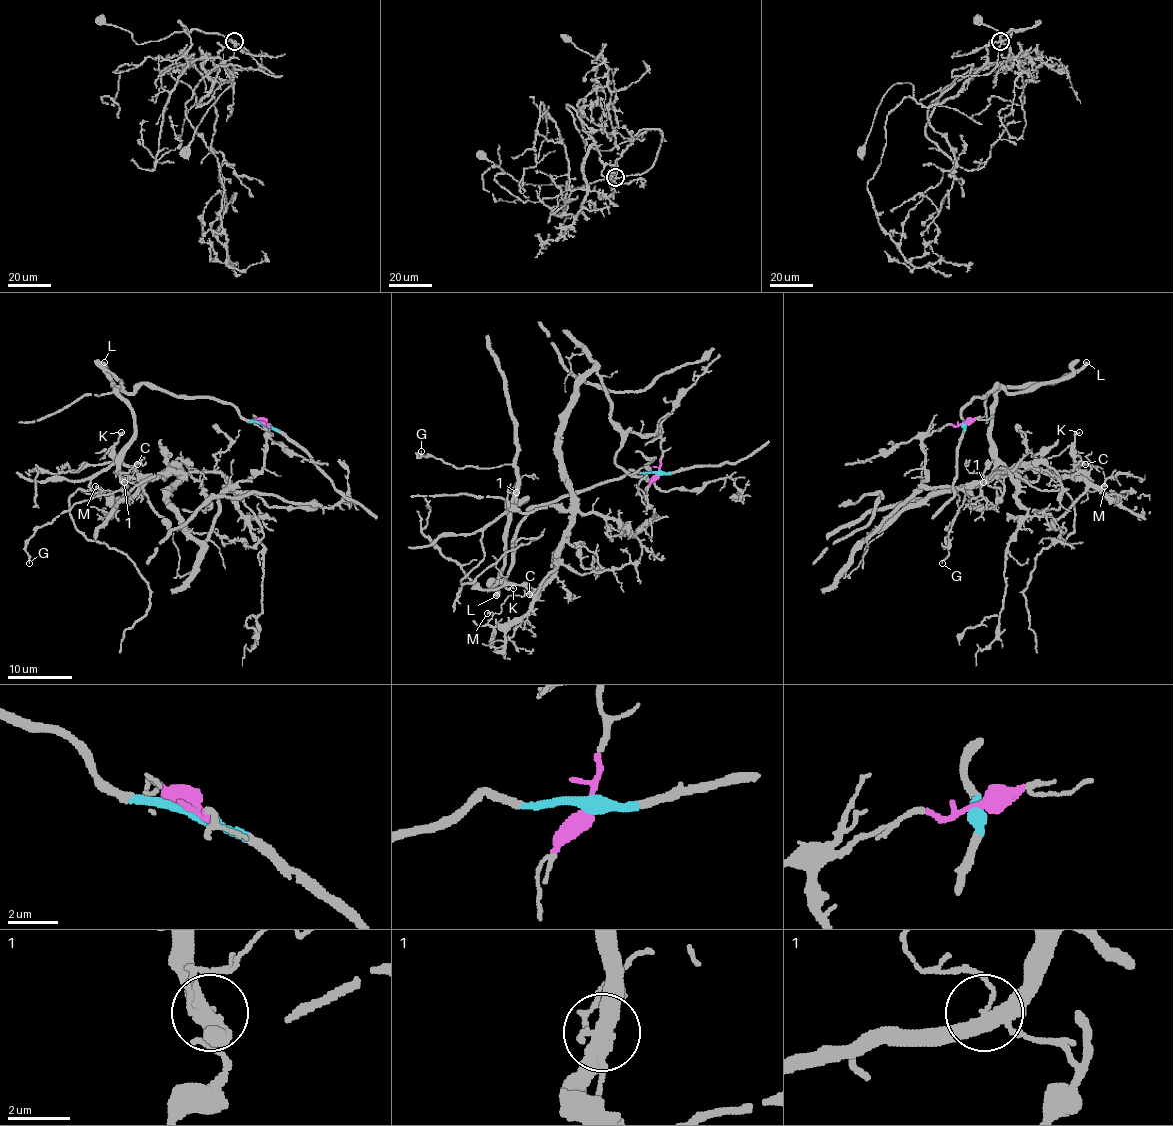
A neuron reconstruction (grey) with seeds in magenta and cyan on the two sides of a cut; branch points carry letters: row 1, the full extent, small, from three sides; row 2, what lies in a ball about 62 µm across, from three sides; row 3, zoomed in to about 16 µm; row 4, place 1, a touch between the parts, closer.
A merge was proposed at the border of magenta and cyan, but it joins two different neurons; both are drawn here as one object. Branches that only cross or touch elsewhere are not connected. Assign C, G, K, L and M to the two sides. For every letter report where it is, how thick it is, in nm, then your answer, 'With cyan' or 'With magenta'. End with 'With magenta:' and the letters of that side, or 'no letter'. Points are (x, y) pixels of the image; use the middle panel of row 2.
C: Place: (529, 594). Thickness 130 nm. With magenta
G: Place: (421, 451). Thickness 110 nm. With cyan
K: Place: (513, 588). Thickness 260 nm. With magenta
L: Place: (496, 595). Thickness 360 nm. With cyan
M: Place: (487, 613). Thickness 130 nm. With magenta
With magenta: C, K, M

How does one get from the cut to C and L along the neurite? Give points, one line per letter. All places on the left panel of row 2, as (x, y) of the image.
C: (265, 423), (263, 466), (218, 498), (200, 542), (171, 508), (178, 468), (144, 478), (137, 465)
L: (265, 423), (249, 423), (228, 403), (212, 398), (179, 397), (144, 384), (126, 392), (104, 361)

